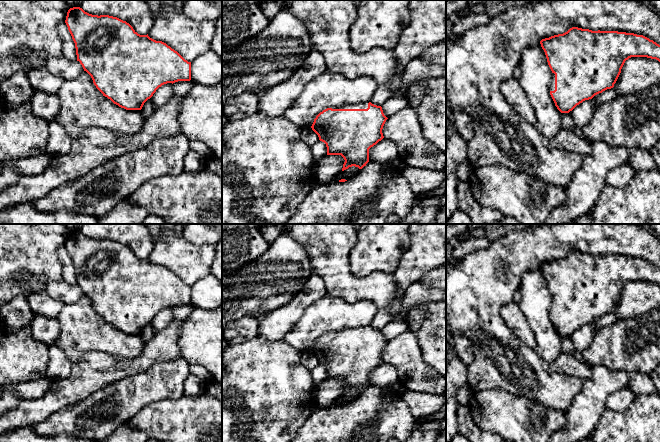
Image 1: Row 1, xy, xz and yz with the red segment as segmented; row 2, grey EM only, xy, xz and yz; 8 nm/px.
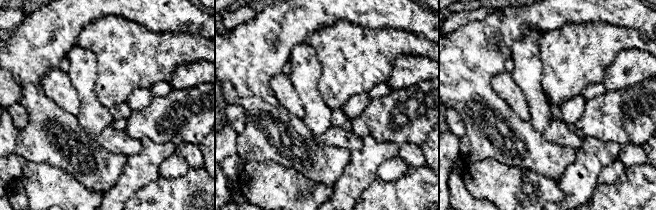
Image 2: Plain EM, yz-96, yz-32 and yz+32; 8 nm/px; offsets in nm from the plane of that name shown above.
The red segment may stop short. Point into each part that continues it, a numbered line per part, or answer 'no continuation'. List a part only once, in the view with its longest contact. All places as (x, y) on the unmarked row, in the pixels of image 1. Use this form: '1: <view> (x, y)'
1: xz (361, 329)

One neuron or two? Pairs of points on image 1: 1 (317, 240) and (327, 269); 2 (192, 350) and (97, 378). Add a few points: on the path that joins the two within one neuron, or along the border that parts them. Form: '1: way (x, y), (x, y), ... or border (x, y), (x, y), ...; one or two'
1: way (322, 247), (322, 254), (327, 259), (327, 262); one
2: border (180, 329), (178, 349), (181, 355); two

